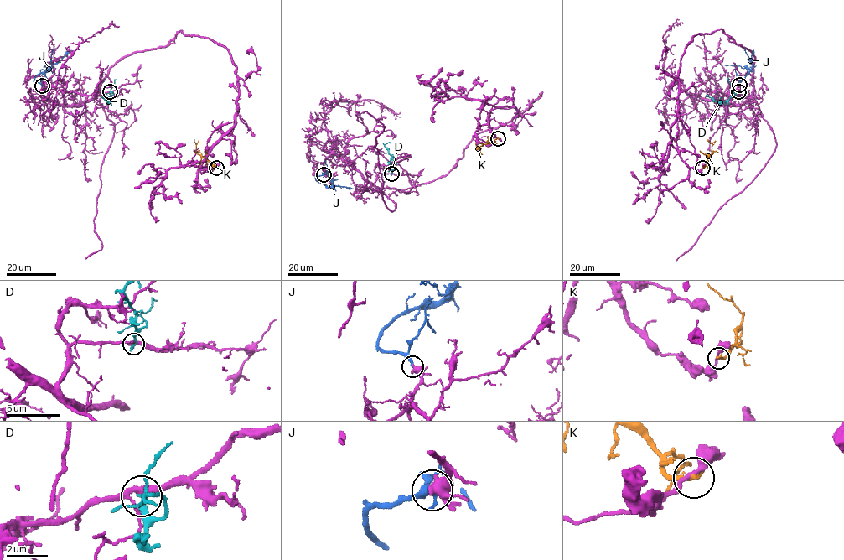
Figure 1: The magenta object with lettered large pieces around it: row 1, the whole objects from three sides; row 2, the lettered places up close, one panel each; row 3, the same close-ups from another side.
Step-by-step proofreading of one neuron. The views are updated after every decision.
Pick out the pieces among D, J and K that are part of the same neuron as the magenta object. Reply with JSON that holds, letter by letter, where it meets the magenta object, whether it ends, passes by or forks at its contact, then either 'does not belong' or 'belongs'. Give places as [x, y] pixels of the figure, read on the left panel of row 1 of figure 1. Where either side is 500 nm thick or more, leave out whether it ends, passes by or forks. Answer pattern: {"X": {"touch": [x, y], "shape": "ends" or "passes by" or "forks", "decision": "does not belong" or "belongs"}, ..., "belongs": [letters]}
{"D": {"touch": [110, 91], "shape": "ends", "decision": "does not belong"}, "J": {"touch": [42, 85], "shape": "ends", "decision": "belongs"}, "K": {"touch": [216, 168], "shape": "ends", "decision": "does not belong"}, "belongs": ["J"]}

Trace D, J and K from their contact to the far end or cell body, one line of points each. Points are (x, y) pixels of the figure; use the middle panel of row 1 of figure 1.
D: (391, 173), (391, 156), (384, 144), (390, 142)
J: (323, 174), (317, 176), (315, 179), (330, 187), (332, 181), (325, 160)
K: (498, 138), (477, 148), (475, 144)

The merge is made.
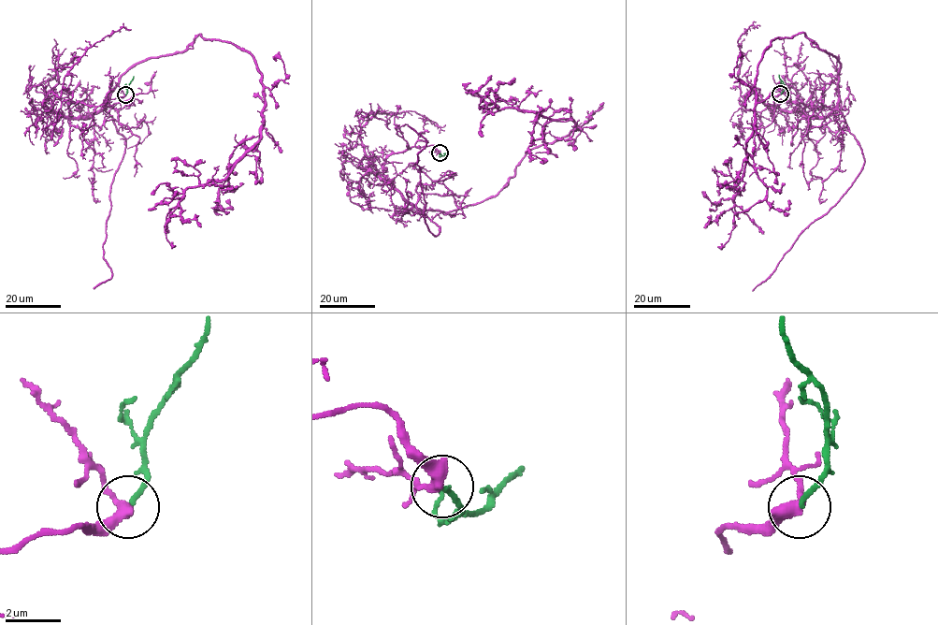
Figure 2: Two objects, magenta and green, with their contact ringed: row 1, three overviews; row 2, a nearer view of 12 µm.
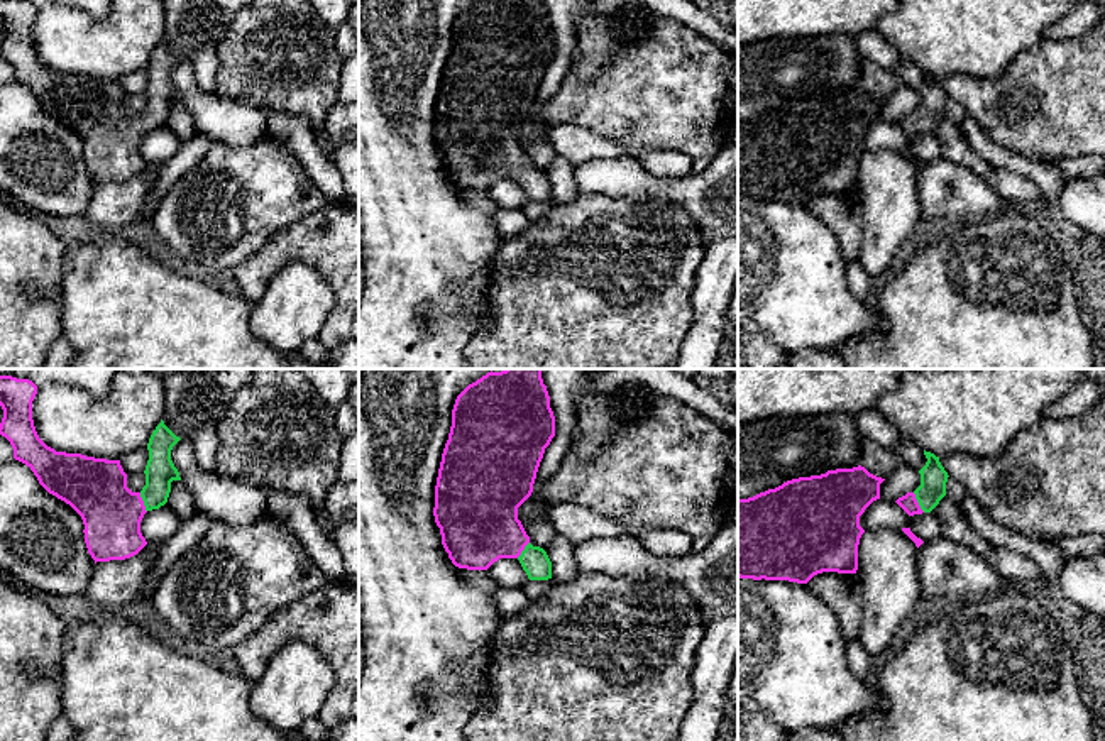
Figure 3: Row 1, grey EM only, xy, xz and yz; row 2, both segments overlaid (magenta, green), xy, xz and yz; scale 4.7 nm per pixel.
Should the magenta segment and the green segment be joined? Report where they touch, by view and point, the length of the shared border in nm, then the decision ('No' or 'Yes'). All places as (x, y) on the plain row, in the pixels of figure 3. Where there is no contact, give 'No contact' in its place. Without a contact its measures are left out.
Touches magenta at yz (918, 124). Shared border 110 nm. Yes

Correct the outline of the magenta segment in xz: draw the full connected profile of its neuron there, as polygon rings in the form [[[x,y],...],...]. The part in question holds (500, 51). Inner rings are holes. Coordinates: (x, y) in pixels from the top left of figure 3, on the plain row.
[[[477,0],[457,17],[433,129],[442,166],[455,188],[487,191],[499,179],[518,179],[530,201],[552,200],[552,183],[530,164],[518,129],[531,117],[553,58],[555,37],[543,0]]]

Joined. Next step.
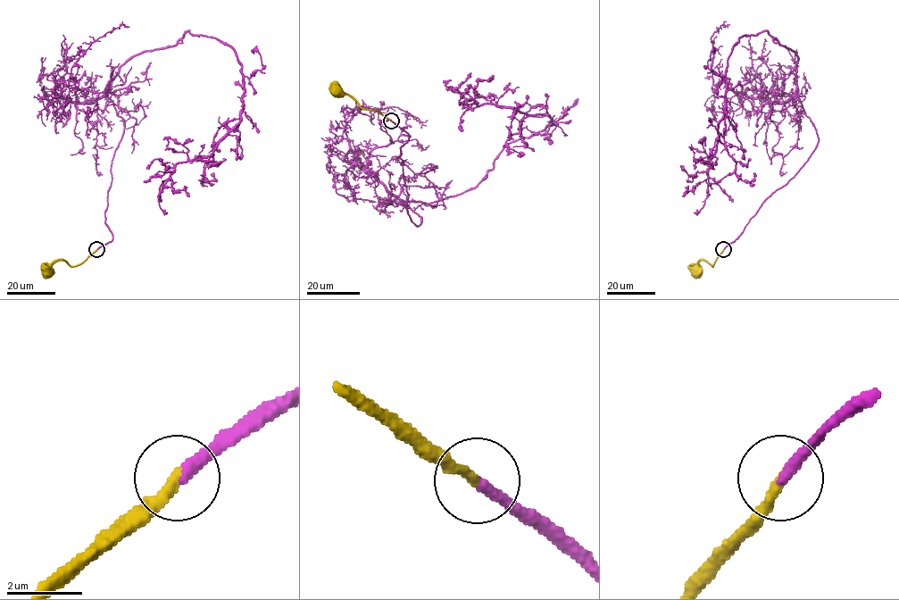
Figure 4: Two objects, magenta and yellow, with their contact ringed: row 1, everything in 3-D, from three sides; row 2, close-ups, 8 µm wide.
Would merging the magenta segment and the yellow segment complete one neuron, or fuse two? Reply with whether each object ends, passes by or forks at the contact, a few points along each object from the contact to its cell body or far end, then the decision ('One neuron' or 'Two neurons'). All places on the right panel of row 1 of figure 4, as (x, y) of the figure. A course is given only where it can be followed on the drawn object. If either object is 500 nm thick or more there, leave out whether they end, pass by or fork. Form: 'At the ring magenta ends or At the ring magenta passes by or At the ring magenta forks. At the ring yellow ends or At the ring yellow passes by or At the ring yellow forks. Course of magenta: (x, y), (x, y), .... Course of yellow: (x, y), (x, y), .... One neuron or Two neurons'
At the ring magenta ends. At the ring yellow ends. Course of magenta: (723, 249), (818, 141), (796, 95), (797, 56), (767, 30), (742, 36), (728, 59), (707, 197), (694, 212). Course of yellow: (723, 249), (713, 265), (701, 260), (694, 269), (696, 270). One neuron

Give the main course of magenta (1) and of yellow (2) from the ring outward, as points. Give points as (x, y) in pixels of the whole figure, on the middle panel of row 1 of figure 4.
1: (391, 120), (409, 137), (417, 225), (401, 202), (474, 188), (507, 145), (553, 123), (460, 103), (469, 87)
2: (391, 120), (375, 111), (362, 108), (339, 87), (337, 90)

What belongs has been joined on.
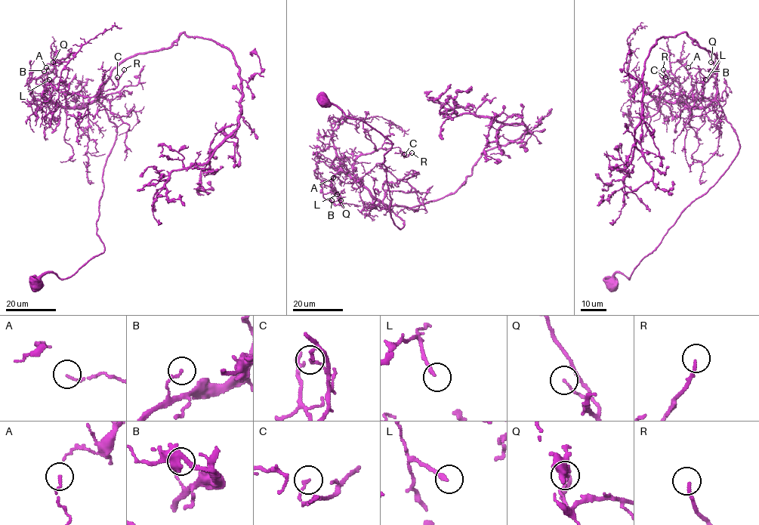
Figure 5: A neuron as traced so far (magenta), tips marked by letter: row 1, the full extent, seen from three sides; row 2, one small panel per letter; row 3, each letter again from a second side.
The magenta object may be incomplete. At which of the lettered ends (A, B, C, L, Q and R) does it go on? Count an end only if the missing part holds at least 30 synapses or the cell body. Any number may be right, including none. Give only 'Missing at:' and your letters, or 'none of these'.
Missing at: none of these

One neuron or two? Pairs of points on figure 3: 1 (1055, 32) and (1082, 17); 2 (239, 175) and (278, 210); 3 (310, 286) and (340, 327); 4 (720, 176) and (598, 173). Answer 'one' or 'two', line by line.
1: one
2: one
3: two
4: one

